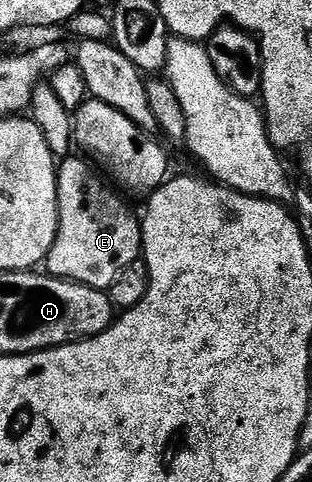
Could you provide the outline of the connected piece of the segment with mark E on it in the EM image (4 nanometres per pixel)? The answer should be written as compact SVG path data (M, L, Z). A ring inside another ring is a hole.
M71 154L58 165L59 229L47 255L45 268L50 275L69 280L72 284L107 290L110 289L113 278L117 278L117 274L121 274L125 266L140 259L143 250L143 225L137 212L122 200L124 197L86 159L83 160L78 160L75 154Z

